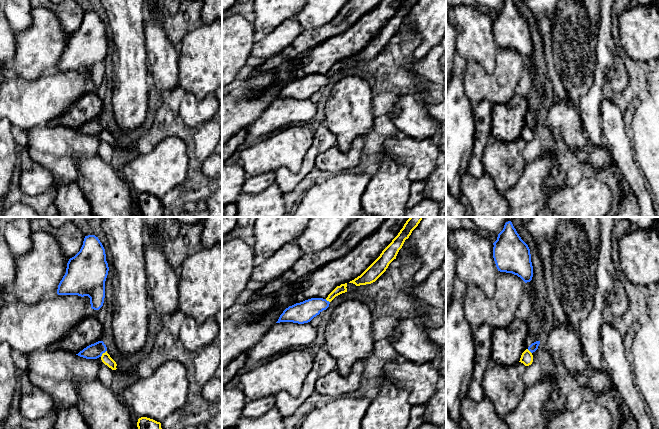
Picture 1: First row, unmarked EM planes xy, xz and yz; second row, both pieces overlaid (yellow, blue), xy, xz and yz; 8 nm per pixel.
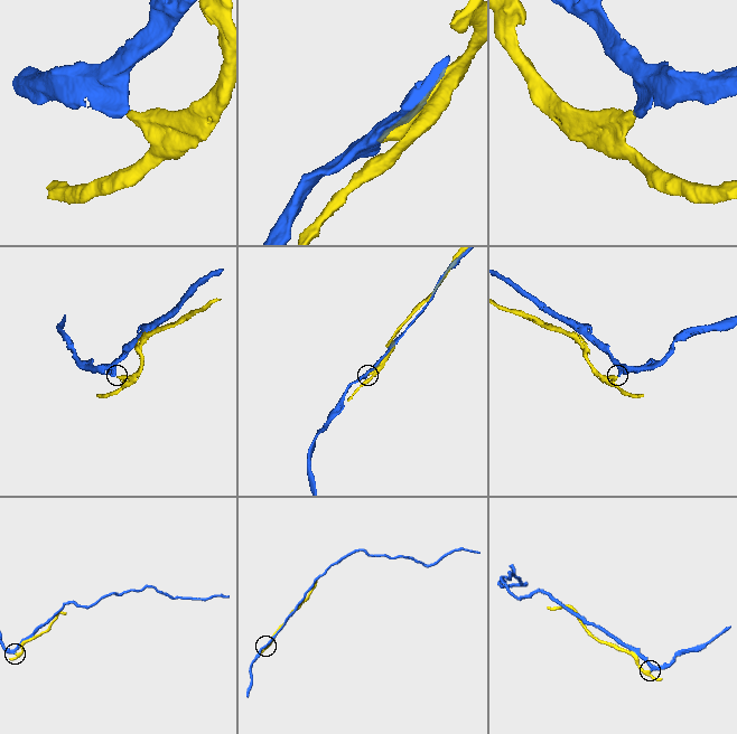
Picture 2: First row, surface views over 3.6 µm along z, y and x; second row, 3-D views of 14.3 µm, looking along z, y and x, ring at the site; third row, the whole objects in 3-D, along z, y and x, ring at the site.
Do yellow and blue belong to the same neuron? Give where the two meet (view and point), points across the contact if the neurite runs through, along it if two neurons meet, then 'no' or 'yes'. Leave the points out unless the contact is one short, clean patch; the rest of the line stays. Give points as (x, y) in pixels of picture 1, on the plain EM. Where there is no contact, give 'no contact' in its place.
xy (103, 129) | along xy (106, 126), (100, 132) | no

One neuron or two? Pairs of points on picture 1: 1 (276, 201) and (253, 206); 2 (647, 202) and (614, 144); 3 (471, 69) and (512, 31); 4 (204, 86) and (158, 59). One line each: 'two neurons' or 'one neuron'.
1: one neuron
2: one neuron
3: one neuron
4: two neurons

